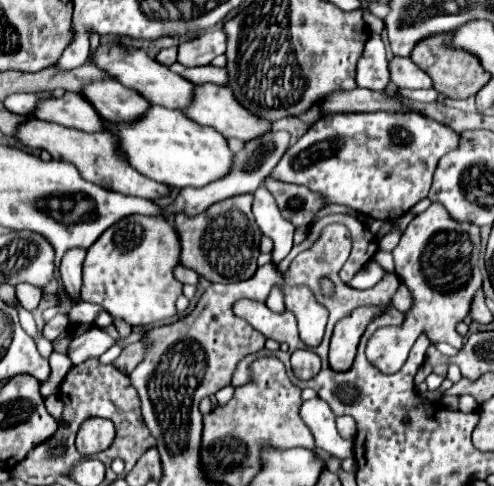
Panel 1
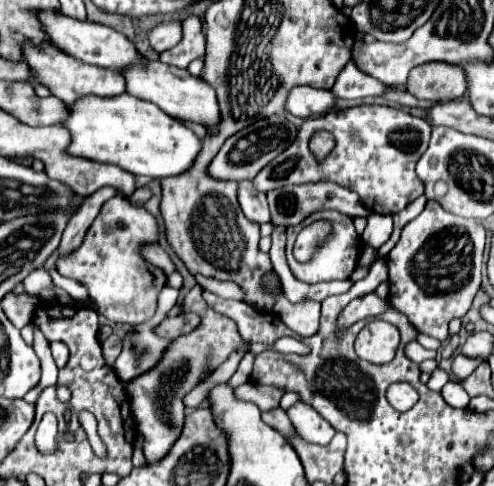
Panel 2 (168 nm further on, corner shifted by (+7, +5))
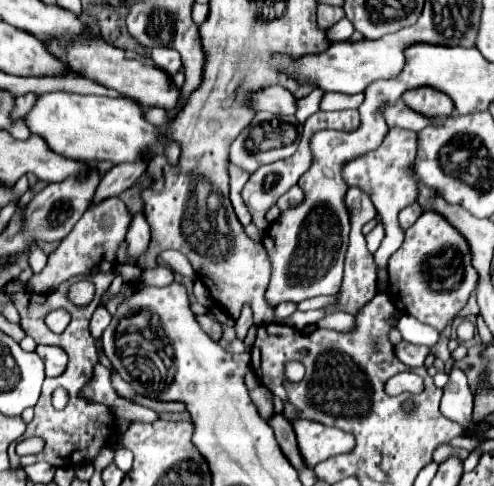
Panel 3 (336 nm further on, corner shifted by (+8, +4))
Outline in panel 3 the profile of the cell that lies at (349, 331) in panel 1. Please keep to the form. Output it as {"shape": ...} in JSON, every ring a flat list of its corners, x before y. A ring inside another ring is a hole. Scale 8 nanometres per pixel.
{"shape":[[424,212,404,234,404,242,402,246,390,256,388,260,388,296,394,302,394,306,398,308,398,312,410,314,416,320,436,328,438,332,442,332,448,324,452,324,452,320,458,316,458,312,466,306,470,294,476,290,478,286,478,272,472,266,472,250,468,240,460,234,460,230,456,230,452,224,448,224,448,220,438,214,438,212]]}

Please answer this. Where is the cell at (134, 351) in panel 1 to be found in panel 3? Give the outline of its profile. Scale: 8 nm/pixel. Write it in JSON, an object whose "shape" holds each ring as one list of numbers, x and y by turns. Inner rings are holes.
{"shape":[[196,316,196,322,200,324,200,328,202,328,212,340,218,340,218,338,220,338,220,324,214,322,212,318,208,318,208,316]]}

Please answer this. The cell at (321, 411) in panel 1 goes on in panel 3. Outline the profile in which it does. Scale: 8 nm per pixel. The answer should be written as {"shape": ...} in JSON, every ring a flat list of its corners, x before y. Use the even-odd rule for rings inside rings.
{"shape":[[304,418,292,420,292,426,308,468,314,468,318,462,342,452,350,452,354,448,352,434,344,430,324,426,314,420,304,420]]}

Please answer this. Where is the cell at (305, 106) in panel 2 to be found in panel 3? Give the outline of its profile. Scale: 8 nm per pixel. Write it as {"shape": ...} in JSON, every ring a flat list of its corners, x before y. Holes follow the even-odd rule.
{"shape":[[268,86,254,96,254,108,258,112,266,110,276,116,294,116,298,110,296,102,296,96,284,86]]}

